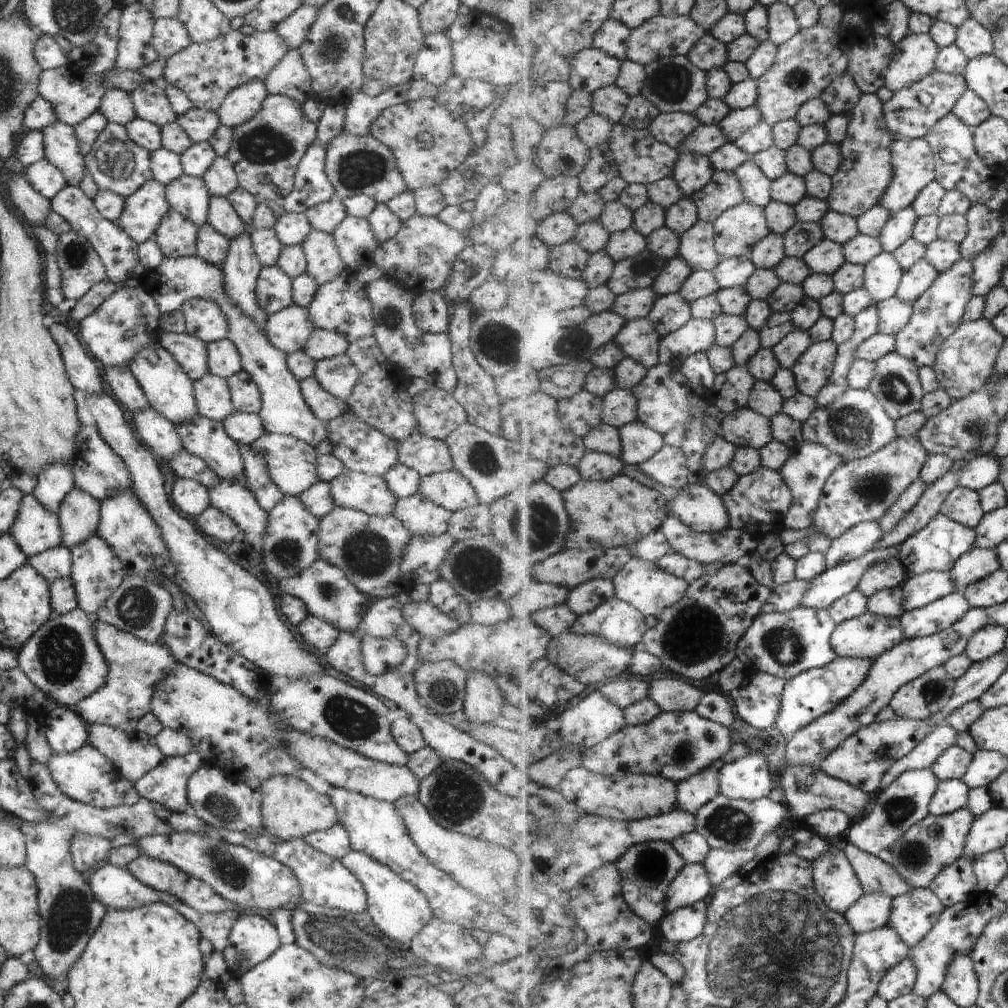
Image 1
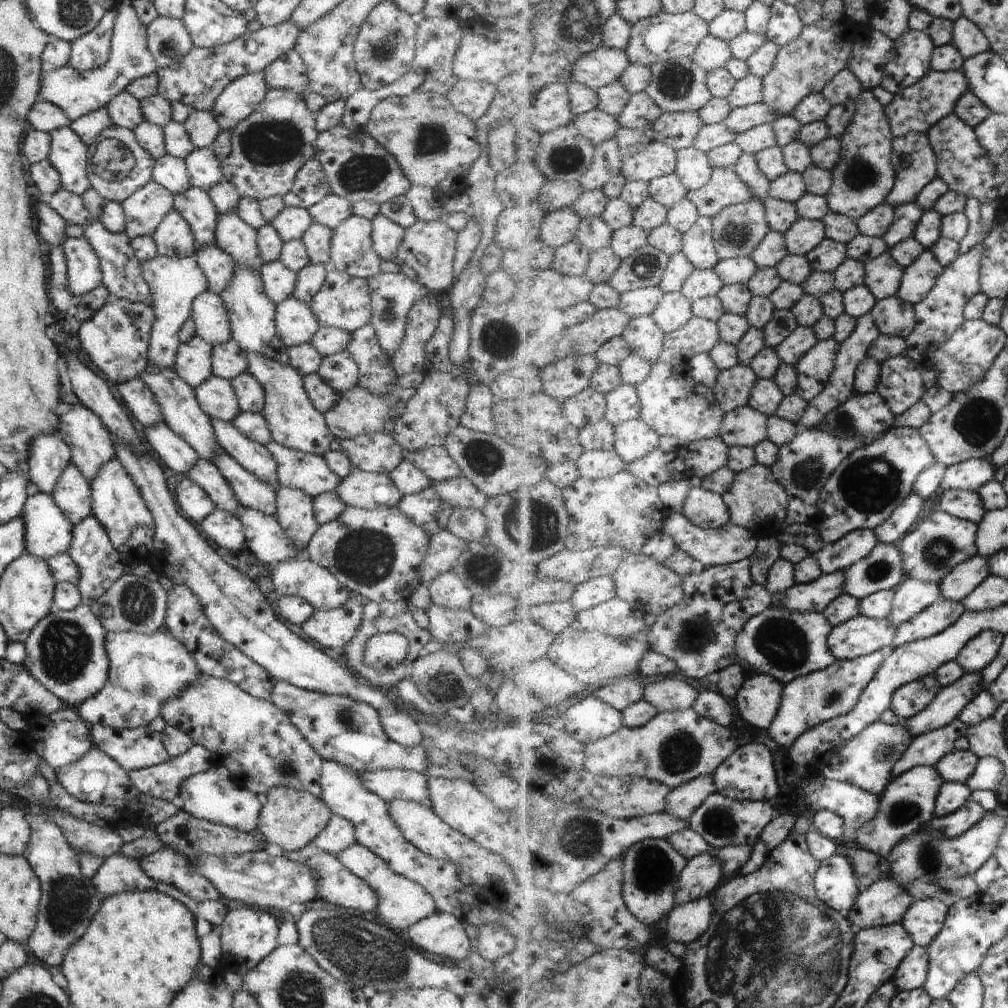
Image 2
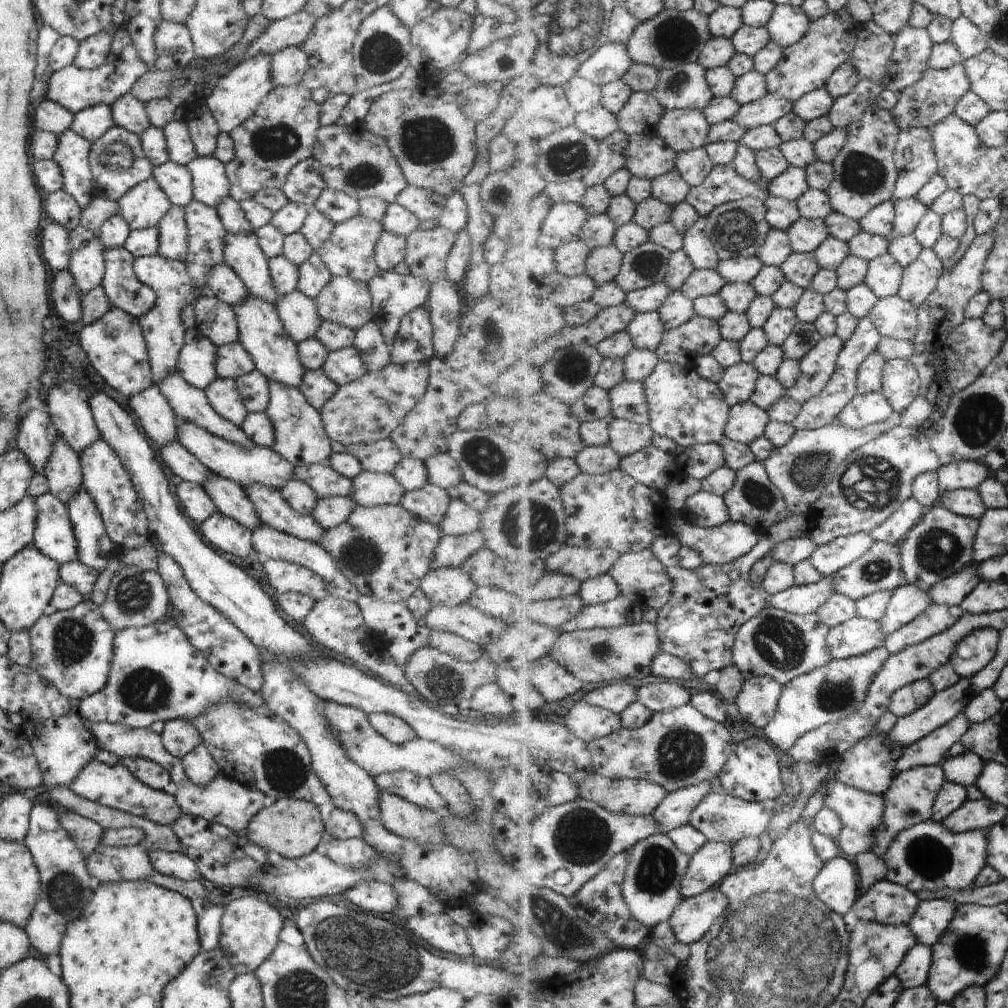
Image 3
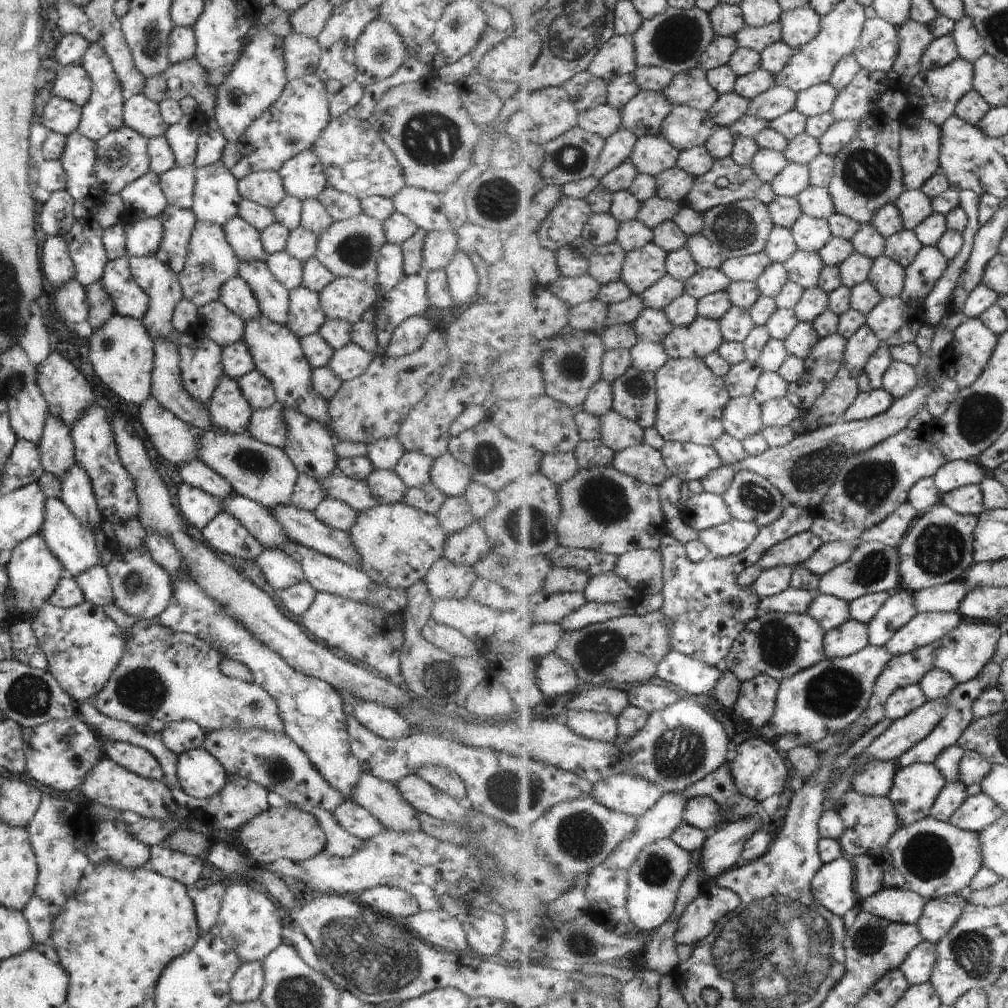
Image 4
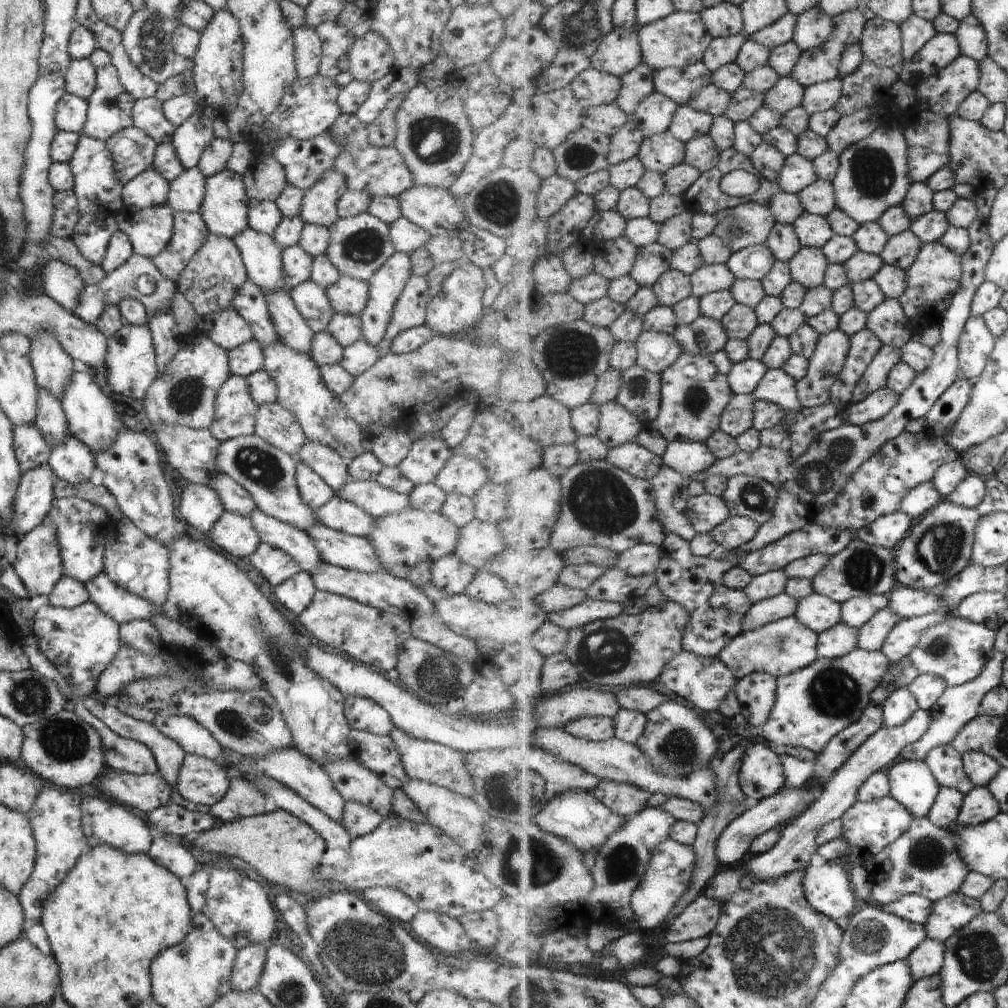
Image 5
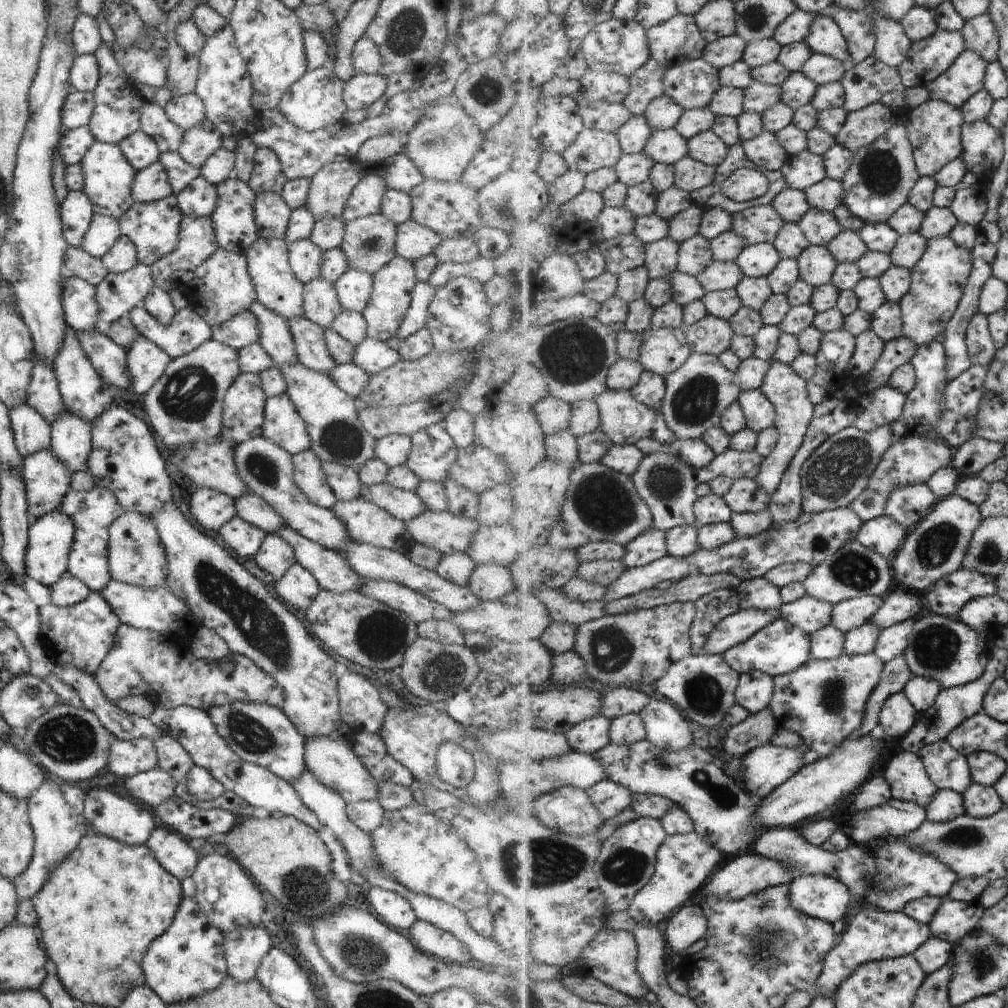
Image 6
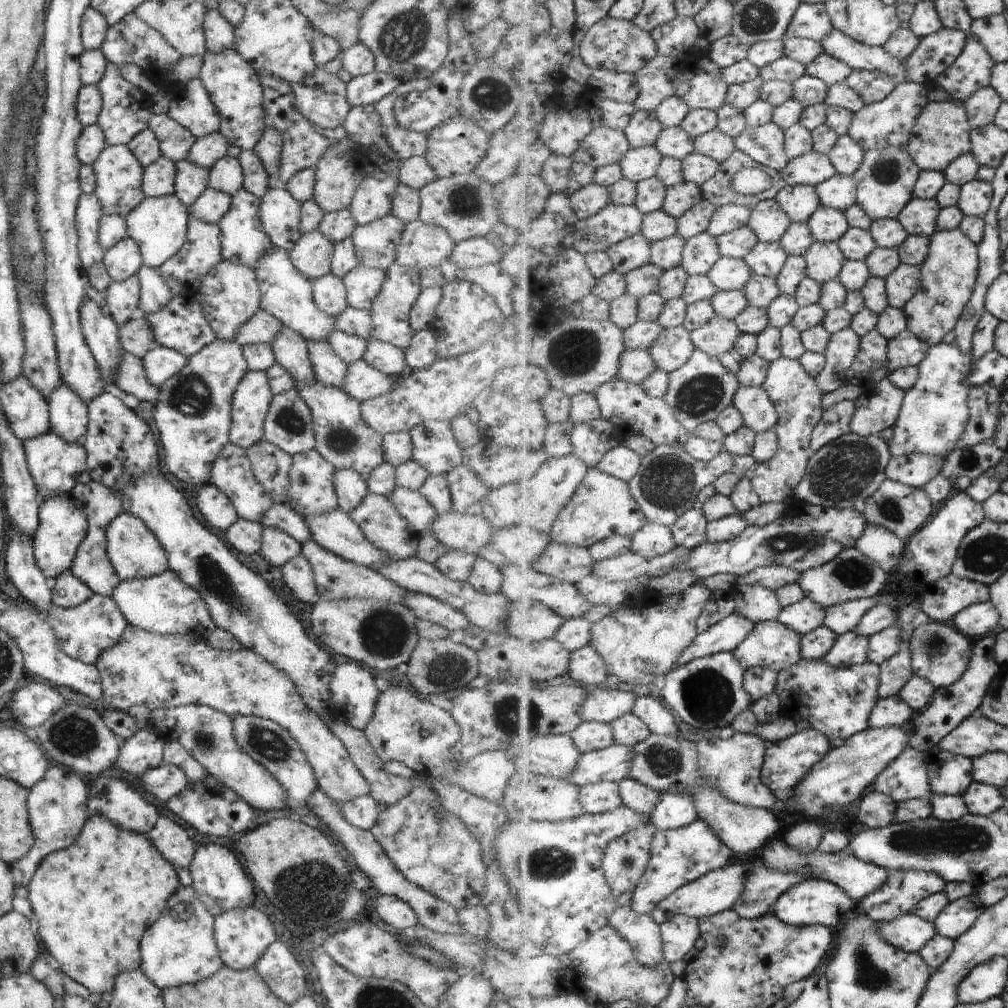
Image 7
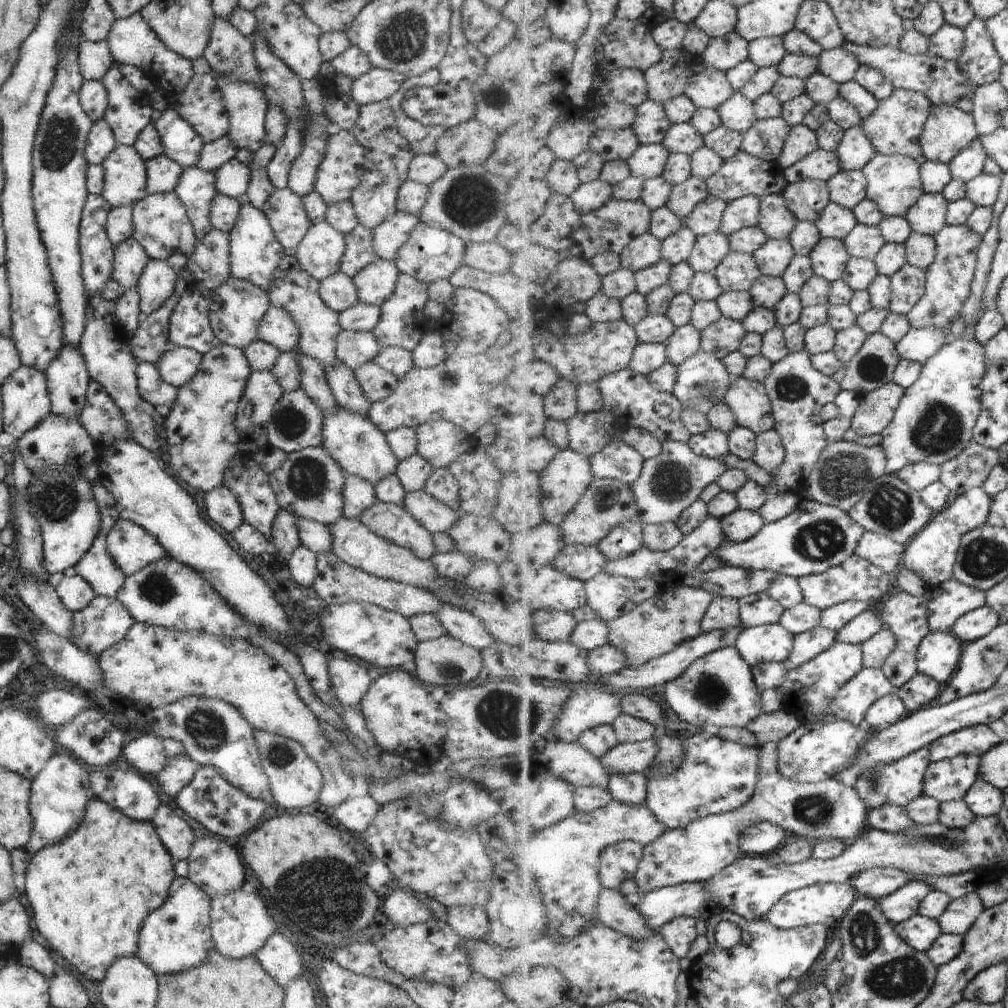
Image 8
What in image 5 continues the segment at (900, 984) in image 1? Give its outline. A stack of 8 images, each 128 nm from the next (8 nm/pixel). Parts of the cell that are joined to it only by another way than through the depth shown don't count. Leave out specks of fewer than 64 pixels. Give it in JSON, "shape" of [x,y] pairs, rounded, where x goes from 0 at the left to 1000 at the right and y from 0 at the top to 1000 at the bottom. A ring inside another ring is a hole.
{"shape":[[[918,932],[901,950],[906,970],[911,973],[932,966],[938,956],[938,942],[938,936]]]}

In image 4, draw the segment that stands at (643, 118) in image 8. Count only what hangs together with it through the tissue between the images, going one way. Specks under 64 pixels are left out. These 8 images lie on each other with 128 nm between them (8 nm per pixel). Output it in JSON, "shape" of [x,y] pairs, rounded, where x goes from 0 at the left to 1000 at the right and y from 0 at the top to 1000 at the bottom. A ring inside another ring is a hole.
{"shape":[[[618,125],[610,133],[601,137],[598,151],[596,151],[592,161],[590,173],[587,175],[592,179],[596,179],[606,169],[620,160],[624,160],[628,149],[630,149],[632,139],[632,135]]]}

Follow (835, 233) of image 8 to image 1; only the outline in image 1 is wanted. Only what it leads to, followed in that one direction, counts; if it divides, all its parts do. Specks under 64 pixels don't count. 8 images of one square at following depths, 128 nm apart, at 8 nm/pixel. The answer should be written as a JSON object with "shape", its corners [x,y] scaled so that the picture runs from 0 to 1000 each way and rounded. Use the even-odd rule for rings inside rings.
{"shape":[[[795,220],[778,233],[780,251],[783,255],[798,256],[808,244],[817,236],[817,225],[814,221]]]}

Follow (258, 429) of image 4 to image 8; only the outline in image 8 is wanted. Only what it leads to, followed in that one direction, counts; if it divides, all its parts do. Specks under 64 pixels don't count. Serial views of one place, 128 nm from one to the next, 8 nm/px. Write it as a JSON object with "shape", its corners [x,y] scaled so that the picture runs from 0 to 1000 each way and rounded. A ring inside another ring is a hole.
{"shape":[[[298,385],[285,388],[271,402],[269,413],[264,421],[264,438],[283,450],[299,448],[299,445],[305,443],[318,442],[318,423],[320,423],[319,409],[306,391]]]}

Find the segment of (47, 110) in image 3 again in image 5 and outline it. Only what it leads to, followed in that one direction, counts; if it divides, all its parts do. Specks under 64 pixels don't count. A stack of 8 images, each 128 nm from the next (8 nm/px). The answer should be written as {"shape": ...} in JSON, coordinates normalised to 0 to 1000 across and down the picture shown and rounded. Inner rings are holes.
{"shape":[[[63,93],[55,105],[53,123],[58,130],[79,133],[84,123],[86,100],[71,93]]]}

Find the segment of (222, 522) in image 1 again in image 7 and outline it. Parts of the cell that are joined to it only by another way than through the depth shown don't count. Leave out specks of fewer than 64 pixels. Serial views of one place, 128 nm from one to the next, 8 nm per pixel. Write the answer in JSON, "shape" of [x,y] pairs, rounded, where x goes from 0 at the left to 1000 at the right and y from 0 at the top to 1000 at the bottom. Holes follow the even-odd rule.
{"shape":[[[237,514],[223,528],[223,536],[229,544],[249,552],[260,542],[260,526],[261,523],[257,519]]]}

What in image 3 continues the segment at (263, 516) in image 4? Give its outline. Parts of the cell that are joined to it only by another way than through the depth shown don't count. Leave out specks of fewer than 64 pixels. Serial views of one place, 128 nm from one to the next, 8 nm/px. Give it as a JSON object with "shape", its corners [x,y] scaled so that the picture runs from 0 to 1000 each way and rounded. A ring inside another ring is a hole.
{"shape":[[[207,470],[203,478],[199,480],[199,484],[209,494],[216,509],[230,514],[245,526],[249,527],[259,519],[251,506],[251,500],[241,490],[241,485],[236,480],[229,478],[227,474],[221,474],[217,470]]]}

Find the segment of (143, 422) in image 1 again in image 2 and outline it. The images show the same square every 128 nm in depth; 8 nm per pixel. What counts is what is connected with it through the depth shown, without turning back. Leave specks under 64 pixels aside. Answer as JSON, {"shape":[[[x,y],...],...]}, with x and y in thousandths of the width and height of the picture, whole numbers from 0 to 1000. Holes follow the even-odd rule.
{"shape":[[[162,419],[144,423],[143,431],[152,448],[174,470],[184,470],[197,454],[195,448]]]}

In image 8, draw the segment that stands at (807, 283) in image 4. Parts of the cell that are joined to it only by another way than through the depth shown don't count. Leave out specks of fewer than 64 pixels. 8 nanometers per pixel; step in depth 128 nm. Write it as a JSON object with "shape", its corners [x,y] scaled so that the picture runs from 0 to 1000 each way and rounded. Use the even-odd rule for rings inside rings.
{"shape":[[[824,235],[813,238],[803,252],[809,273],[825,281],[837,274],[843,255],[838,239]]]}

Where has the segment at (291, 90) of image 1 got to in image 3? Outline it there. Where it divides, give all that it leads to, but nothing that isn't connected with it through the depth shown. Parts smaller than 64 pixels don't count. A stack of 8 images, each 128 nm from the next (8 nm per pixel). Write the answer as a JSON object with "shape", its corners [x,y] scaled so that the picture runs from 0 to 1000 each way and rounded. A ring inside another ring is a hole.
{"shape":[[[296,46],[276,50],[269,55],[267,62],[269,83],[272,86],[297,83],[304,67],[305,58]]]}

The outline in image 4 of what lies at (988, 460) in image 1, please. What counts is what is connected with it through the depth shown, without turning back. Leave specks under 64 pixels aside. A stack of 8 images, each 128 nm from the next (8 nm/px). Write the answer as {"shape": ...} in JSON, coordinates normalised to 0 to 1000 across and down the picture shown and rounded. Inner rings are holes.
{"shape":[[[968,456],[939,457],[927,472],[934,490],[944,489],[956,482],[972,481],[982,469]]]}

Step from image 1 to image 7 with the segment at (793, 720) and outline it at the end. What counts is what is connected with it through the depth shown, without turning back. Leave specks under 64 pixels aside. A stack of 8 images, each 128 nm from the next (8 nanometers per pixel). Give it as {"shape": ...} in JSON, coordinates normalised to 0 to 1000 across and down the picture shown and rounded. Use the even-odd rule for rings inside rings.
{"shape":[[[798,653],[791,657],[791,660],[785,661],[783,664],[778,664],[774,667],[774,671],[772,674],[771,684],[770,687],[775,690],[777,698],[777,706],[783,704],[785,702],[790,703],[789,714],[791,721],[794,725],[799,725],[802,723],[810,723],[813,724],[815,728],[818,728],[825,737],[826,742],[834,741],[838,739],[838,736],[842,735],[842,732],[845,732],[848,728],[854,727],[862,722],[863,710],[865,705],[867,704],[870,696],[873,692],[873,680],[875,677],[875,668],[873,665],[873,661],[869,658],[863,657],[860,655],[857,659],[839,662],[836,664],[830,664],[829,662],[823,661],[819,659],[816,655],[814,656],[803,656]]]}

